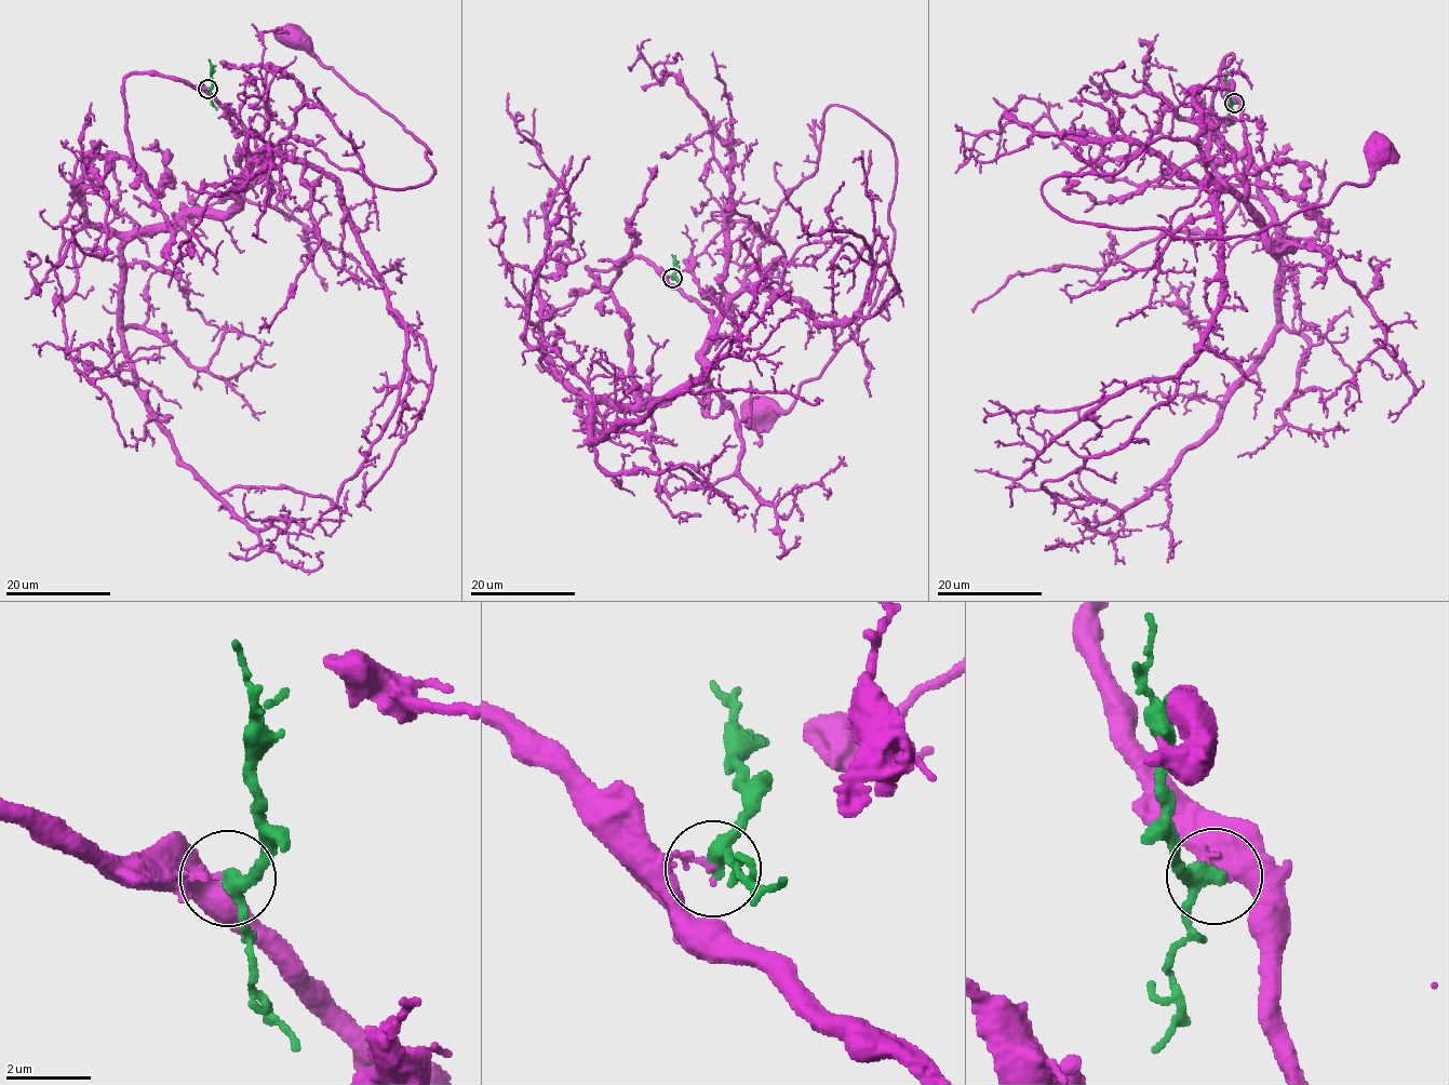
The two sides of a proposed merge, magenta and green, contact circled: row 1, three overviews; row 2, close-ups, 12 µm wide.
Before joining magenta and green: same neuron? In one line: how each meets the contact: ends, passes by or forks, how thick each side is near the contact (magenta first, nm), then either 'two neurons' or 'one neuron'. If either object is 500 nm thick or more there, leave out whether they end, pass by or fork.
magenta ends; green passes by; calibres 140 and 320 nm; two neurons

